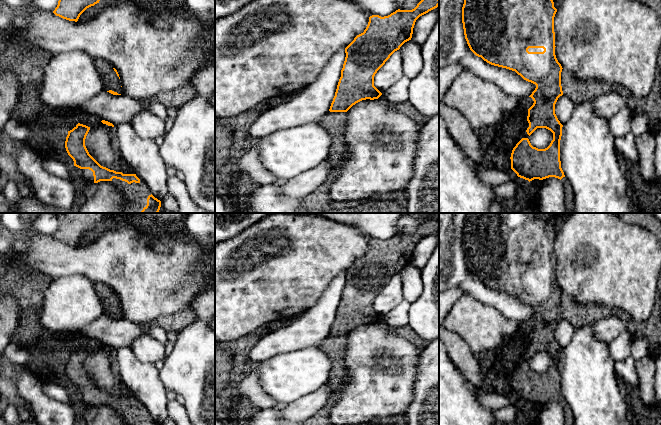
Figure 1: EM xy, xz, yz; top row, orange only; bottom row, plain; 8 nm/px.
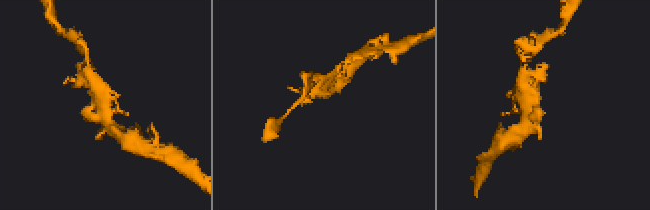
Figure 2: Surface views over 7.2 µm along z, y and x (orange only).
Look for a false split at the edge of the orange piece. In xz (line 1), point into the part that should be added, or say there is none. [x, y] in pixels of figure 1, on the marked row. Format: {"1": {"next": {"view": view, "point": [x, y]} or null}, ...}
{"1": {"next": null}}

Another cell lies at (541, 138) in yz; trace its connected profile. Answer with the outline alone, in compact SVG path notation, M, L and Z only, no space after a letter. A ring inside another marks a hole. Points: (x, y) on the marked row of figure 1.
M537 128L530 136L529 141L538 149L547 148L553 140L553 133L546 128Z

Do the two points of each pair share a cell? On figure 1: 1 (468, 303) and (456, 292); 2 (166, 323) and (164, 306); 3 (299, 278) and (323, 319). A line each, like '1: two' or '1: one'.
1: two
2: two
3: two

